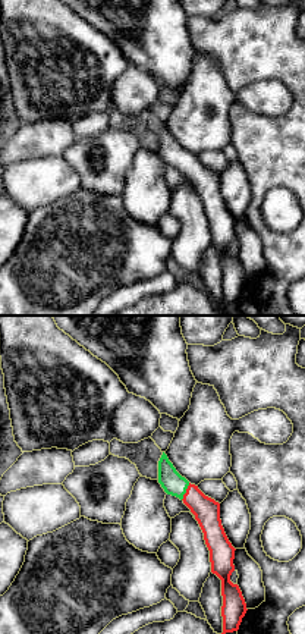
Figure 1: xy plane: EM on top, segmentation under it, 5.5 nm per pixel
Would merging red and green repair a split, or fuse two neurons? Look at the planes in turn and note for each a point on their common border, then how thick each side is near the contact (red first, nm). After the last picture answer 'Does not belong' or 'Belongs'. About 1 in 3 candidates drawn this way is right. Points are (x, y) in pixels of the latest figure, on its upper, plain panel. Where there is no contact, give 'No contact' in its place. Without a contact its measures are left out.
Touches red at (186, 163). Thickness 140 nm (red) against 120 nm

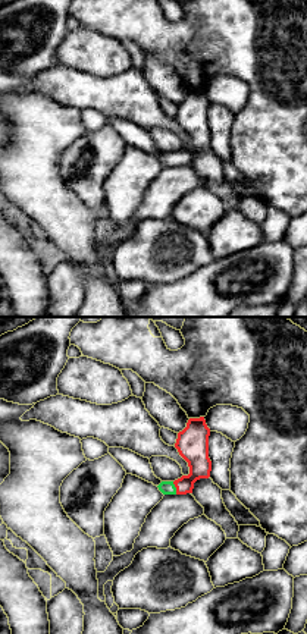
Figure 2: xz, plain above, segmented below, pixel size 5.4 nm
Touches red at (175, 157). Thickness 180 nm (red) against 80 nm

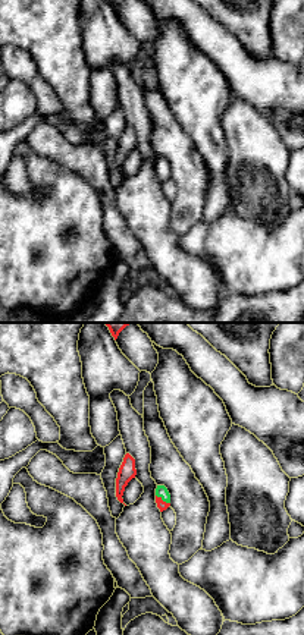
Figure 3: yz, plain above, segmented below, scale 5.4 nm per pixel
Touches red at (162, 172). Thickness 50 nm (red) against 70 nm

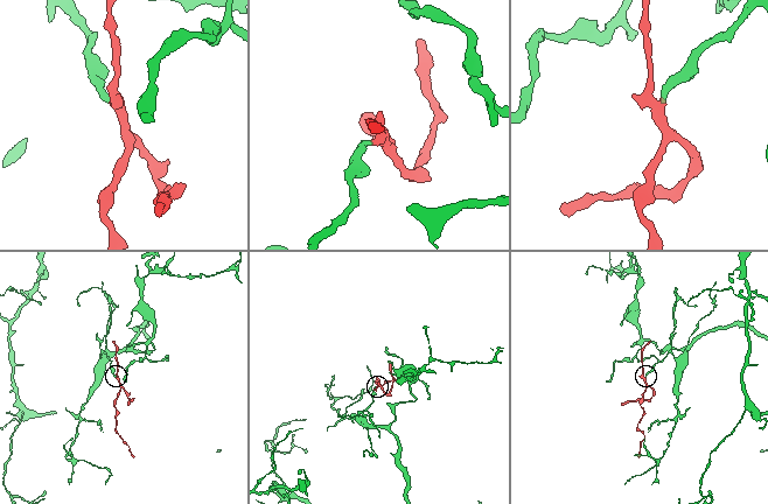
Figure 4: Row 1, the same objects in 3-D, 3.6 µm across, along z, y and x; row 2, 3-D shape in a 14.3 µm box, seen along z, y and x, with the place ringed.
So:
Belongs

